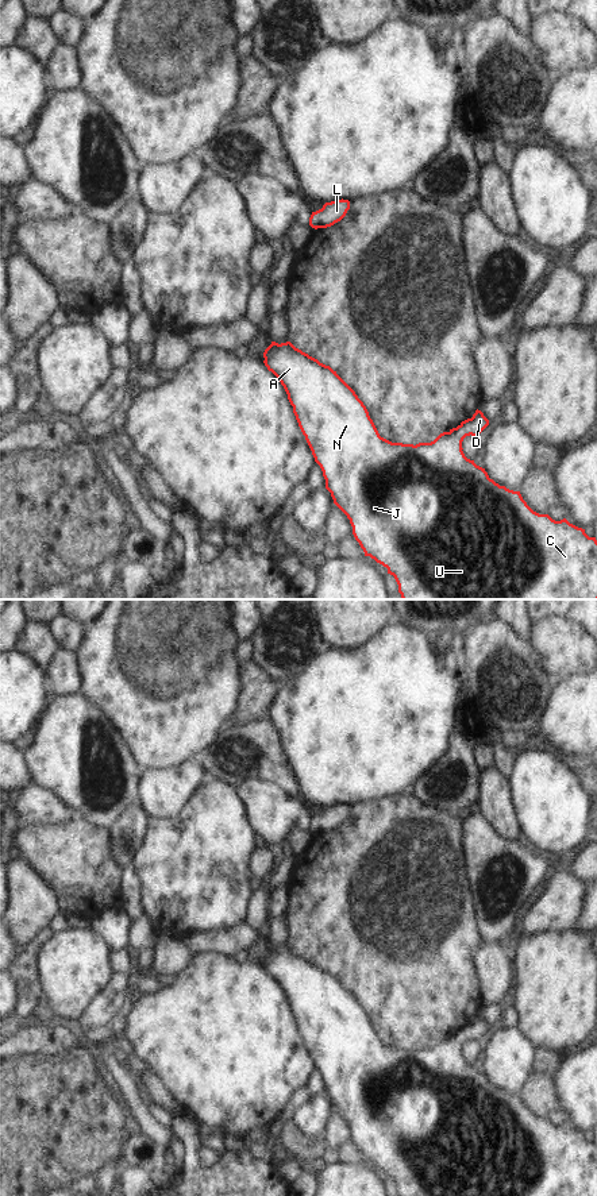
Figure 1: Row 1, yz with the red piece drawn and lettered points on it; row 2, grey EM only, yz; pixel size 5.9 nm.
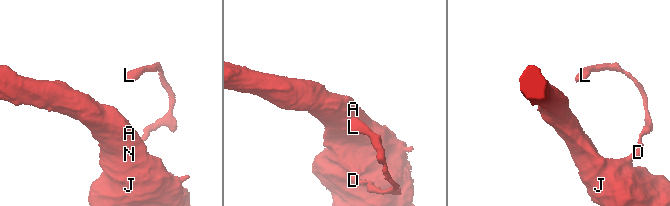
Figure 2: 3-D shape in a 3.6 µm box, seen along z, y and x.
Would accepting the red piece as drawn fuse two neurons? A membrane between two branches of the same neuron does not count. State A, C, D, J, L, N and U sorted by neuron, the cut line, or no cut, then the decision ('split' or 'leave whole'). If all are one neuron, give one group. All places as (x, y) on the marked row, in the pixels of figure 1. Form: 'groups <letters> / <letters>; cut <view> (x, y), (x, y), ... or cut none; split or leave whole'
groups A C D J L N U; cut none; leave whole

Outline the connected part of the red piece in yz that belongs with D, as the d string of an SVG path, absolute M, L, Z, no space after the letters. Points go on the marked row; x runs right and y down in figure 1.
M290 342L271 344L263 352L263 363L284 386L293 413L305 440L312 451L315 462L320 466L326 479L326 489L331 493L334 504L347 516L353 526L353 535L365 552L377 563L388 568L393 575L403 599L597 599L597 540L589 537L585 529L570 524L566 518L552 520L548 514L534 512L523 499L520 491L500 486L489 478L485 468L465 456L462 441L466 436L478 436L489 420L481 410L475 410L471 418L462 421L457 428L440 433L431 443L403 444L392 443L380 436L363 402L355 391L330 366L320 363Z

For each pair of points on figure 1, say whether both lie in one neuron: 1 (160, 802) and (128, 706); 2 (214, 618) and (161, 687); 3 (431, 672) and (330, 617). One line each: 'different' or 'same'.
1: different
2: same
3: different

